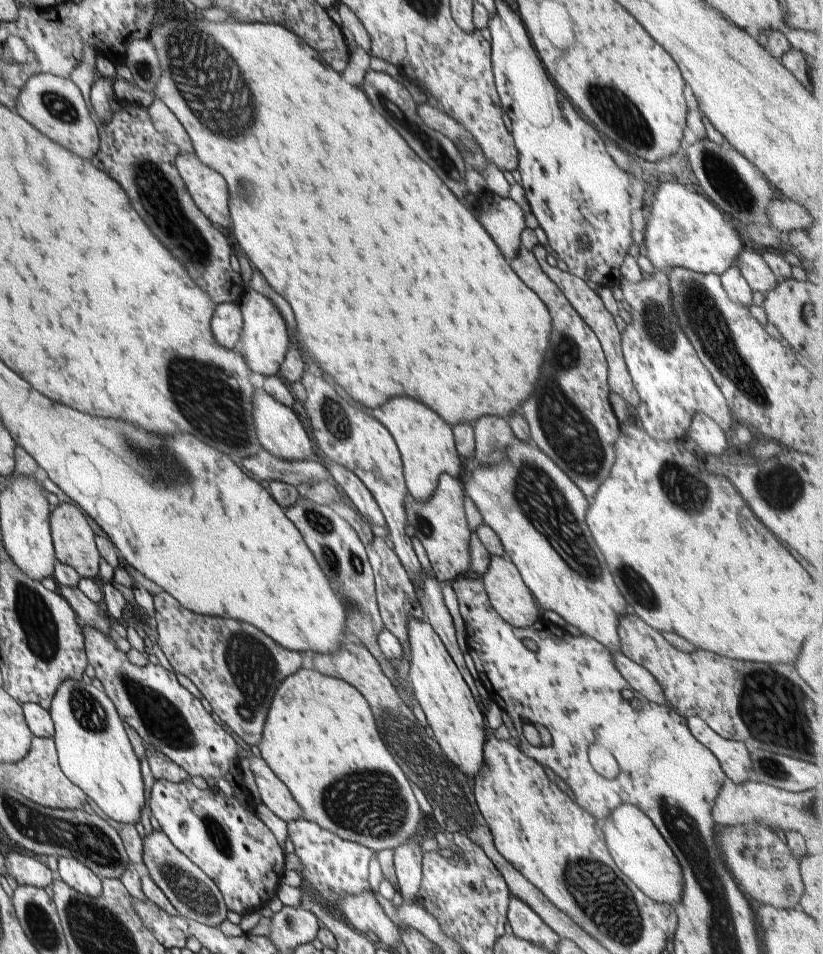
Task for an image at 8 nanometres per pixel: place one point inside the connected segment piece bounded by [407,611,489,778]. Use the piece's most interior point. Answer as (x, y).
(459, 725)

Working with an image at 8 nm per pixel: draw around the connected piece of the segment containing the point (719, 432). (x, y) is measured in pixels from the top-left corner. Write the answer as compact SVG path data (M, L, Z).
M696 413L692 419L688 436L702 448L705 454L720 456L728 446L723 428L704 413Z

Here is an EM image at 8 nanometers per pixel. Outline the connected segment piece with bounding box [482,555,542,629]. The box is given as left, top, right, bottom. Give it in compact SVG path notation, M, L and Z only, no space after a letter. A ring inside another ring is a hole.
M490 556L489 569L482 578L492 606L507 623L525 629L532 627L537 620L541 620L542 611L540 611L532 591L526 586L520 571L508 556Z

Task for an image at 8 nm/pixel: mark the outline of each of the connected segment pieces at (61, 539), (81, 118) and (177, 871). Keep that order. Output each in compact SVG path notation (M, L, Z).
M70 499L64 500L51 509L49 521L56 561L69 564L81 577L94 578L99 573L100 555L94 532L82 510L76 506L76 503L70 503Z
M50 73L32 75L17 98L16 108L18 114L36 130L52 138L56 144L68 148L70 152L82 156L84 160L91 160L98 152L100 137L97 126L90 116L80 88L70 79Z
M154 829L151 834L143 838L143 863L151 879L180 915L209 927L219 927L227 919L228 908L216 883L185 854L182 854L163 830Z

